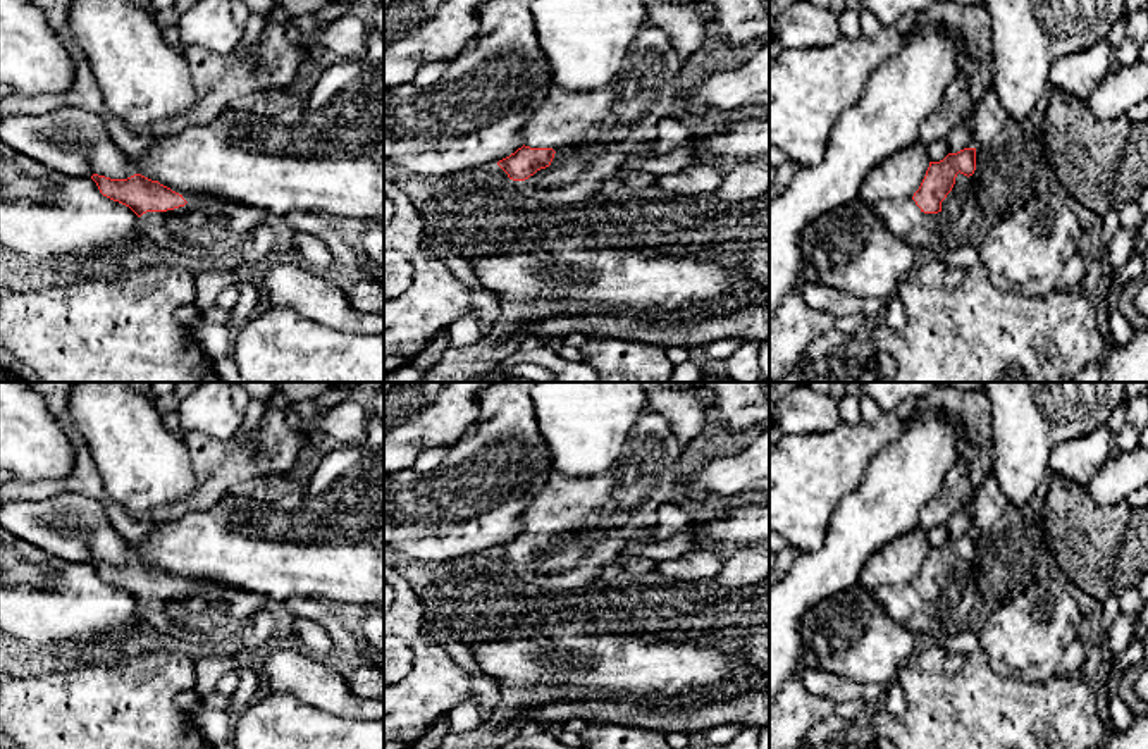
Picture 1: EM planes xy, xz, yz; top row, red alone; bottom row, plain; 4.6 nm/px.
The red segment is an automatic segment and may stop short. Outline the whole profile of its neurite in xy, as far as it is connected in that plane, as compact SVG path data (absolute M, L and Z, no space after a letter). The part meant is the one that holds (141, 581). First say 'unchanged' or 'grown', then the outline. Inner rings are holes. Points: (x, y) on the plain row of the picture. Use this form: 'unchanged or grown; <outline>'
grown; M93 560L91 565L103 582L129 592L141 618L177 646L220 646L255 613L274 608L267 597L251 594L238 613L205 589L188 589L182 580L141 560L127 565Z

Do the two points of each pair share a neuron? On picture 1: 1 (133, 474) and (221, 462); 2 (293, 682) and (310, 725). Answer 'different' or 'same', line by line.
1: different
2: different

